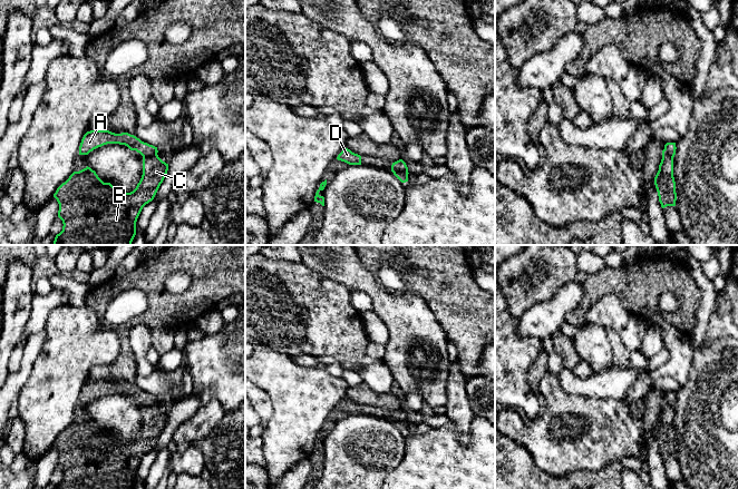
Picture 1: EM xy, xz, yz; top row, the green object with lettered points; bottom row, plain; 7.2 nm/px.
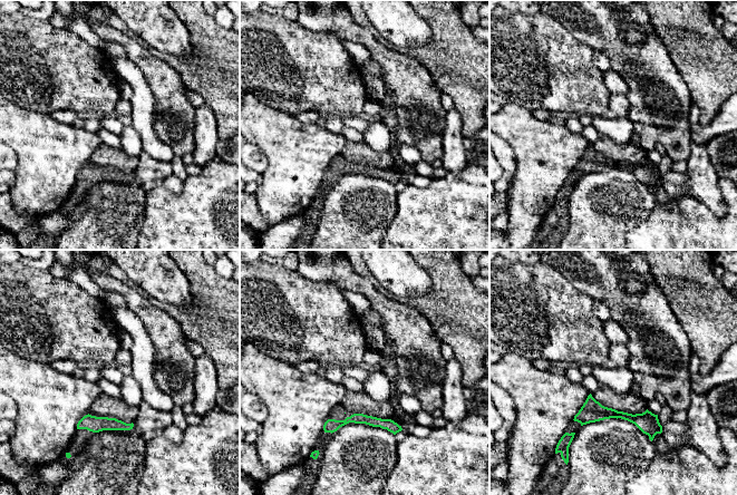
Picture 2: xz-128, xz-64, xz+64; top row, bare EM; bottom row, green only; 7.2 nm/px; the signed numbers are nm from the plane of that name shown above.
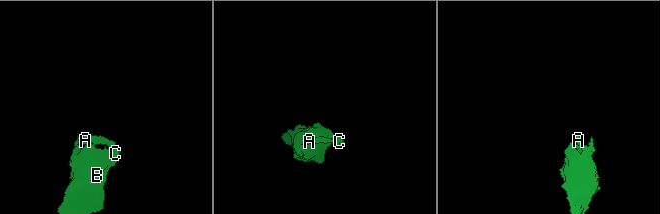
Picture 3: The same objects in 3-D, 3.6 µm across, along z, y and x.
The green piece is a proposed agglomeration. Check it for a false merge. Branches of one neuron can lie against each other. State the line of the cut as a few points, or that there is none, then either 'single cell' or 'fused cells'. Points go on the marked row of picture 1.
no cut | single cell

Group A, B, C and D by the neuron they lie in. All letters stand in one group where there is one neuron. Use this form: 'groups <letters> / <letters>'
groups A B C D

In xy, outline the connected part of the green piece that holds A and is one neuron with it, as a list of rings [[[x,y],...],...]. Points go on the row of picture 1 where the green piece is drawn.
[[[109,130],[87,131],[79,155],[88,155],[107,144],[125,145],[143,156],[139,183],[133,192],[126,193],[104,183],[88,166],[74,172],[54,194],[64,226],[52,245],[132,245],[137,218],[143,207],[154,199],[168,164],[158,157],[157,147],[128,133]]]

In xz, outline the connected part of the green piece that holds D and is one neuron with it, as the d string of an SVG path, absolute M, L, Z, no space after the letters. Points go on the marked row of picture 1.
M343 149L337 157L338 160L344 162L349 165L361 165L361 156L352 153L350 149Z

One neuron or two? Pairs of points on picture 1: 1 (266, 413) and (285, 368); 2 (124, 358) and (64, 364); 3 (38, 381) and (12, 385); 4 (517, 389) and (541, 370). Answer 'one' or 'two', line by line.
1: two
2: two
3: two
4: two

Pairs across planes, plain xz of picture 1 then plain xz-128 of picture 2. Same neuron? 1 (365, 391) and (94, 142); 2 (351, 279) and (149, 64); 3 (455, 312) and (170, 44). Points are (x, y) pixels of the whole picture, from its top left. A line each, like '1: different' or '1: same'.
1: different
2: same
3: different

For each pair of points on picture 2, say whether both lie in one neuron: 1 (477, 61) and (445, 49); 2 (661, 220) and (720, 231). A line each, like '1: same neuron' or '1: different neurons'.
1: same neuron
2: same neuron

